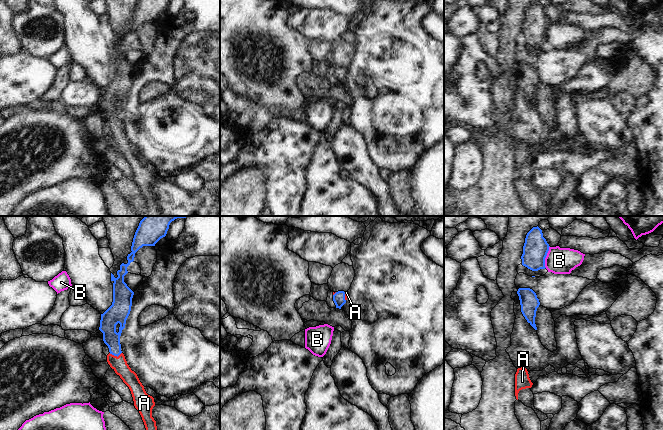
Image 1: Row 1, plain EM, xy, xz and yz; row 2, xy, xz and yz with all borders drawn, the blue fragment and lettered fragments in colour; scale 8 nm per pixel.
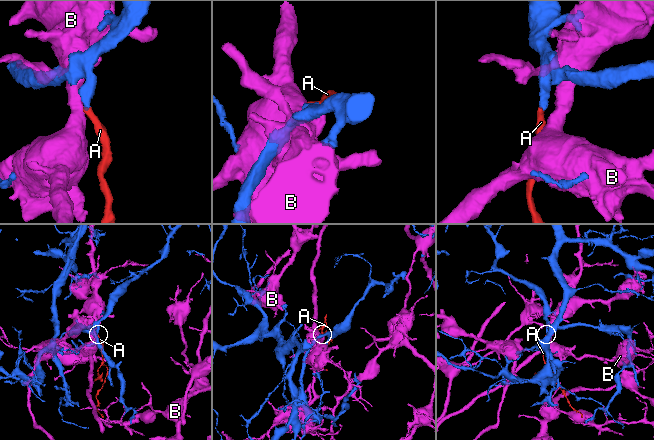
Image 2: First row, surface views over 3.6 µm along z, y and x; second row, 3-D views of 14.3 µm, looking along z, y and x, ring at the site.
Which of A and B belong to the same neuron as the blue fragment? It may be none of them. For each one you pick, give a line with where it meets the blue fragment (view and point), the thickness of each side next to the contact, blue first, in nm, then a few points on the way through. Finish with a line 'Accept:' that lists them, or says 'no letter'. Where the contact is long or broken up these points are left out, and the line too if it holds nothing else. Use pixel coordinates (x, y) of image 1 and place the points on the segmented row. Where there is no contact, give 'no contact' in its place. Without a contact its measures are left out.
A: xy (115, 355) | 140/120 nm | across xy (111, 338), (115, 355), (119, 364)
Accept: A

